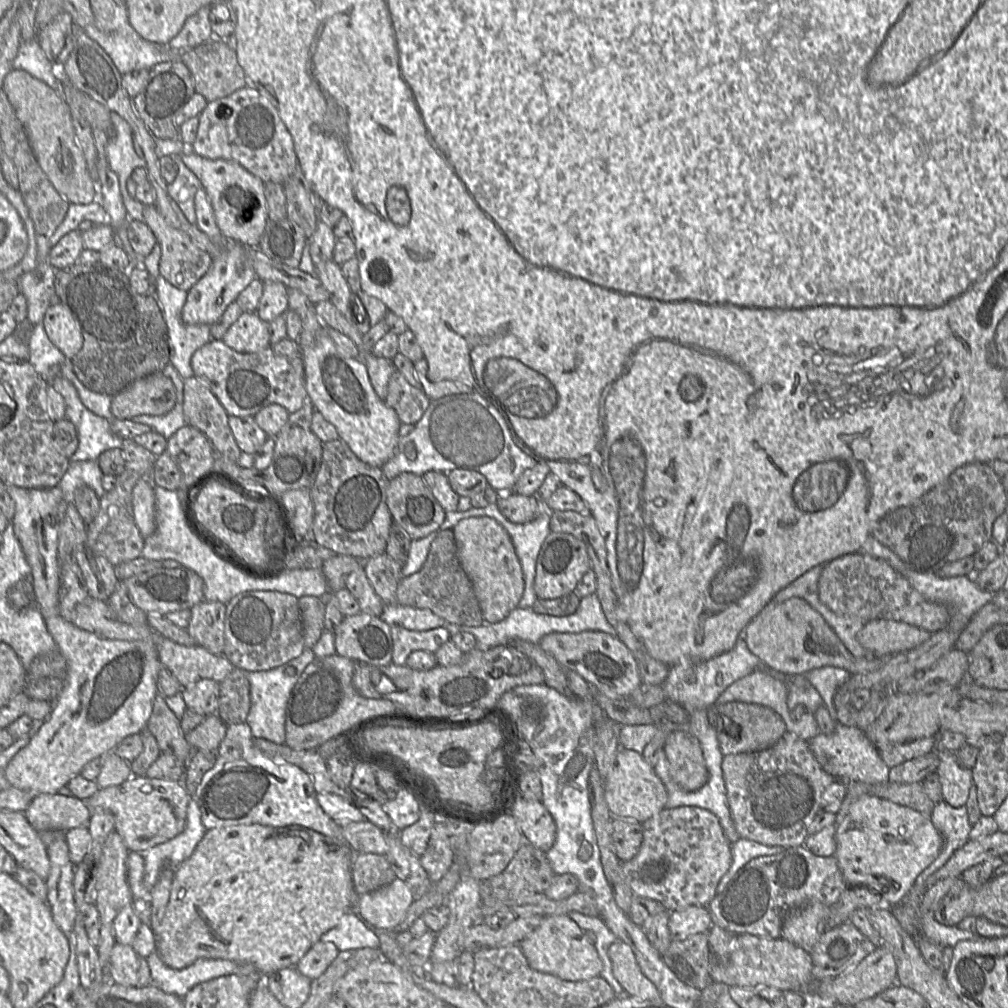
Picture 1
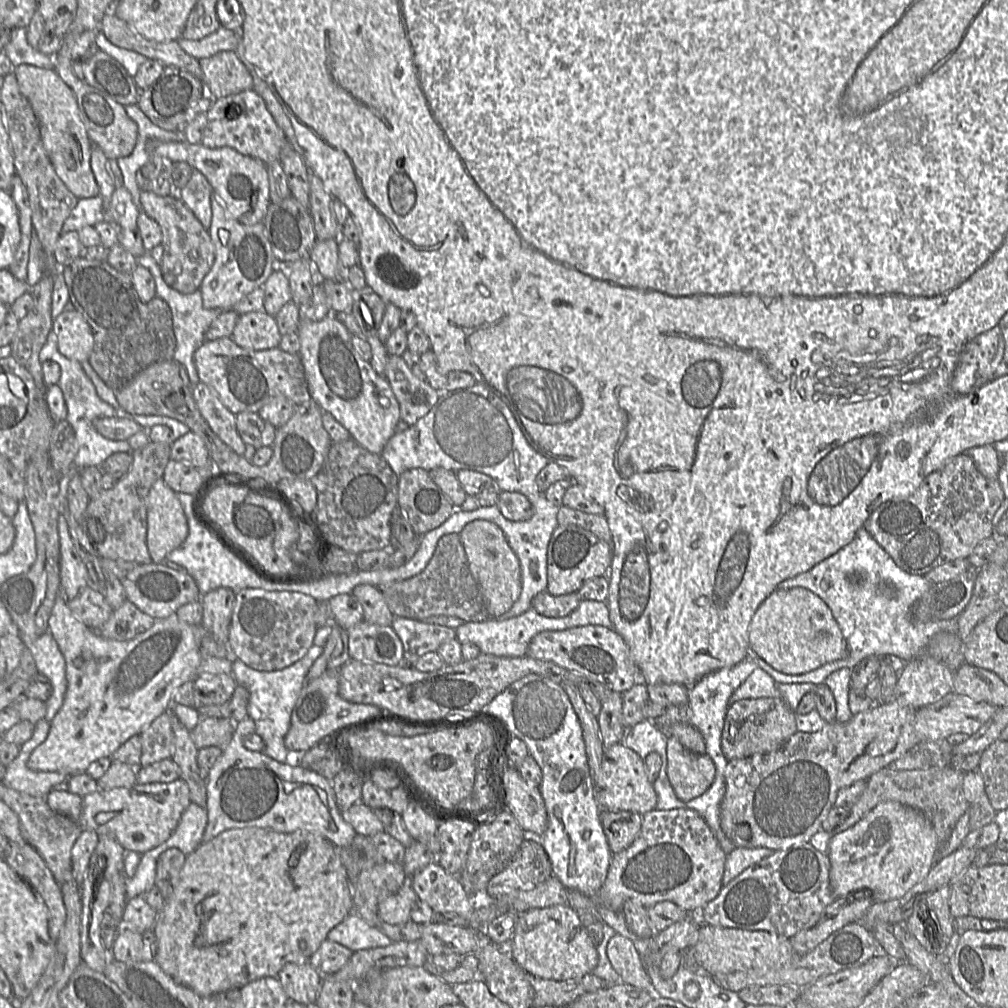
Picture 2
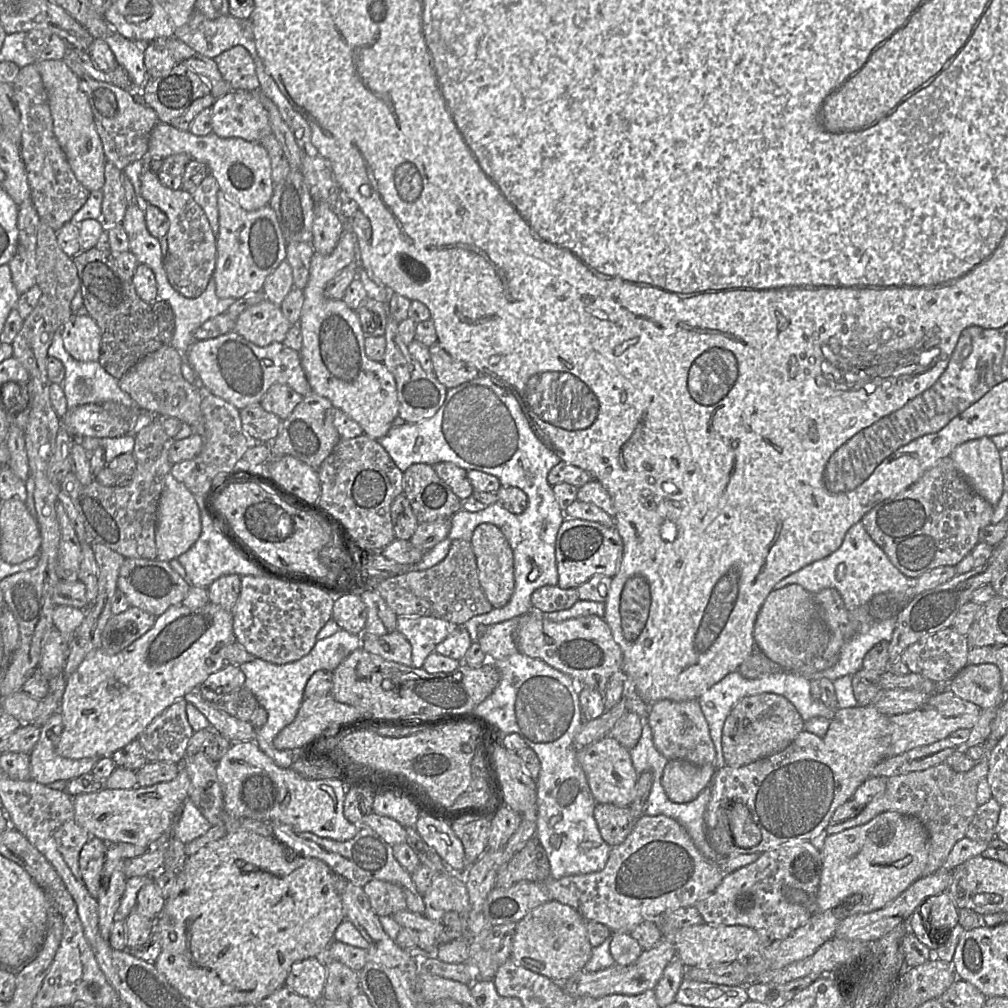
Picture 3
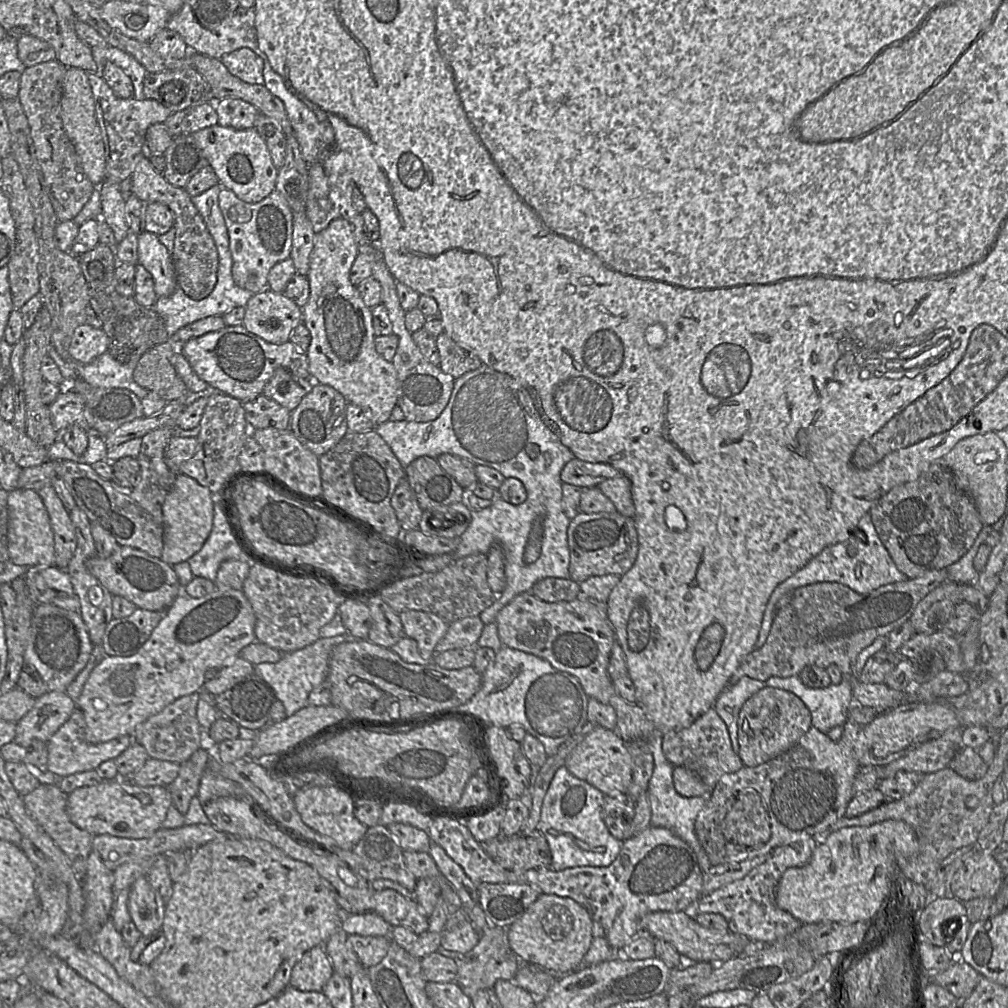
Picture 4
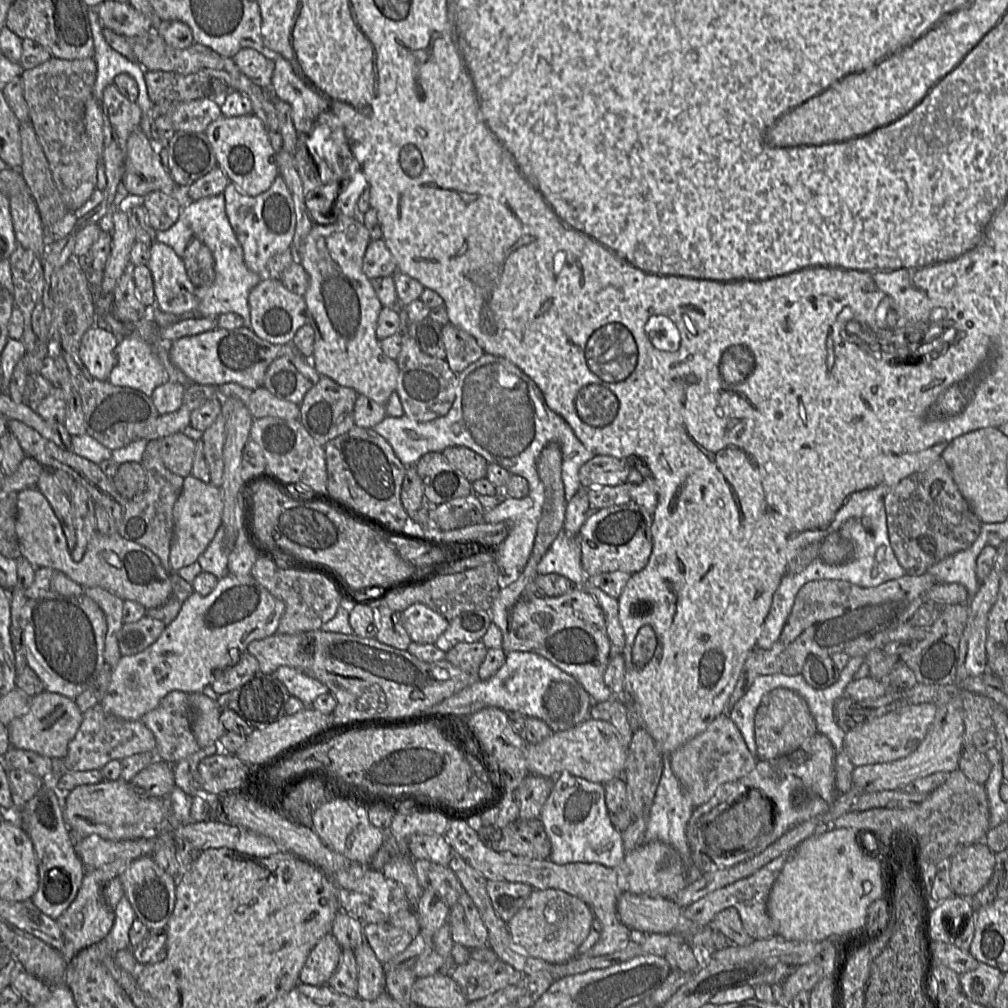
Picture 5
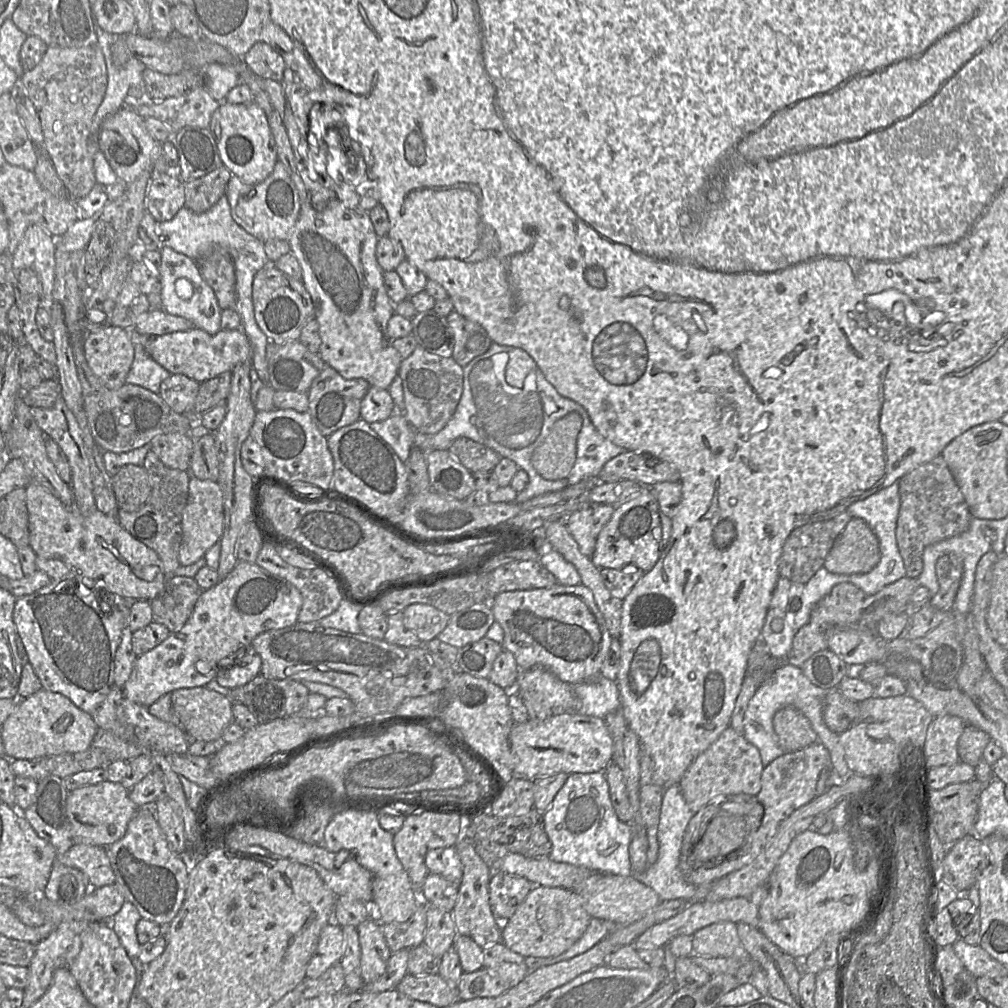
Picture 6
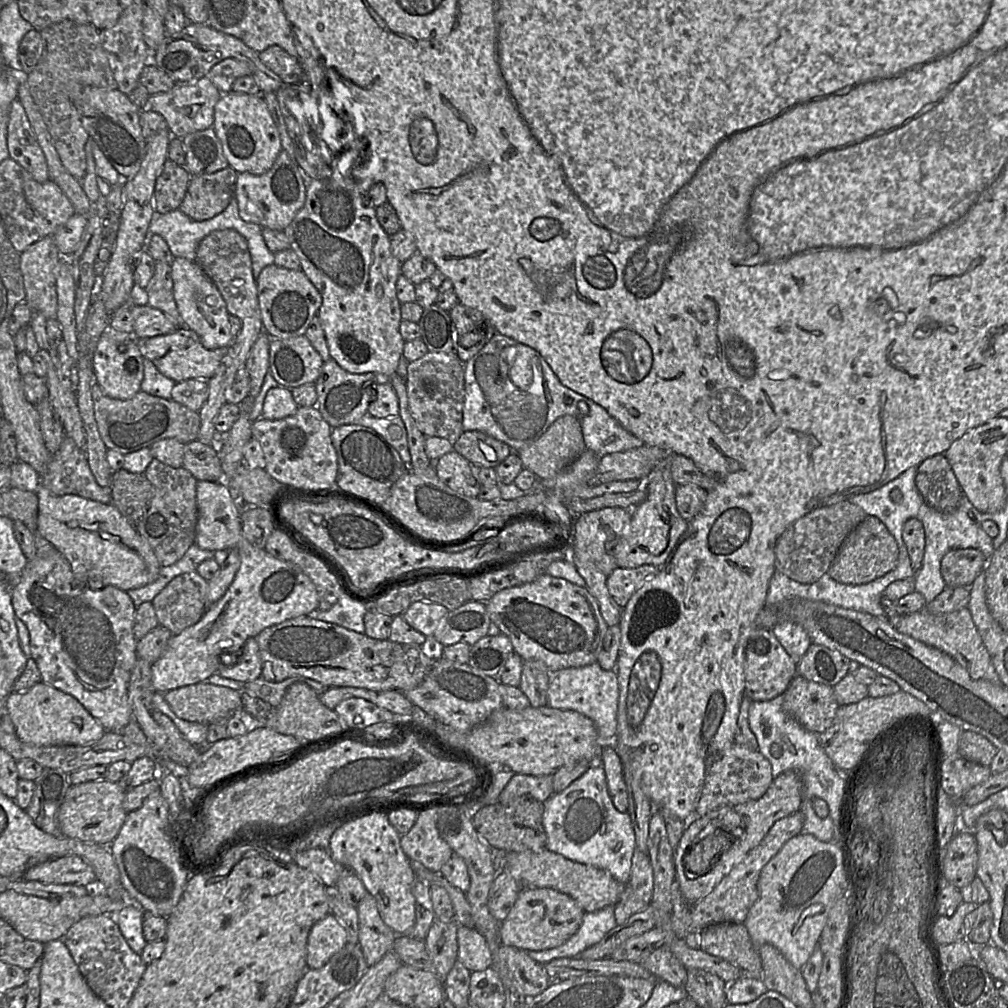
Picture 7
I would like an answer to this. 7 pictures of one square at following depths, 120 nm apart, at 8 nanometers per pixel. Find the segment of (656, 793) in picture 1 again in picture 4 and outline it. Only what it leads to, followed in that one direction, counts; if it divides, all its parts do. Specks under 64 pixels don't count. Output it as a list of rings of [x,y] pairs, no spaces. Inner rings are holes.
[[[595,726],[571,751],[565,767],[575,777],[586,781],[604,795],[627,793],[632,781],[632,758],[627,744],[615,730]]]

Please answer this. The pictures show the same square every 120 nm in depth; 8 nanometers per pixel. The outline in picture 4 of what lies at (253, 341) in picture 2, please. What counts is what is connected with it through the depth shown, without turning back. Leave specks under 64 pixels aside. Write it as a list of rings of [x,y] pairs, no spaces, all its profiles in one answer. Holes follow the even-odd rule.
[[[266,288],[251,296],[242,325],[268,343],[289,340],[292,330],[303,323],[303,311],[284,293]]]

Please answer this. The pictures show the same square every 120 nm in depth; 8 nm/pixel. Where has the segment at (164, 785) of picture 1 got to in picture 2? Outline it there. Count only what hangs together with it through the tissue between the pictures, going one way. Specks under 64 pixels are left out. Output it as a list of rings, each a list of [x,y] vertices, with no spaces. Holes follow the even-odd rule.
[[[181,778],[169,783],[134,784],[109,790],[97,789],[83,798],[78,823],[98,835],[111,835],[126,851],[143,855],[165,842],[175,831],[191,803],[189,788]]]

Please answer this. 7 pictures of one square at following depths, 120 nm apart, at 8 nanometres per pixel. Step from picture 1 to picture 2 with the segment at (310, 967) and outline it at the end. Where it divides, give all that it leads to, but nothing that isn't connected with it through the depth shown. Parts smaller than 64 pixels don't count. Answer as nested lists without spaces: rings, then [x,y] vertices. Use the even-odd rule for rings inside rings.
[[[326,939],[309,958],[308,963],[323,976],[327,976],[340,970],[352,954],[353,951],[347,947]]]

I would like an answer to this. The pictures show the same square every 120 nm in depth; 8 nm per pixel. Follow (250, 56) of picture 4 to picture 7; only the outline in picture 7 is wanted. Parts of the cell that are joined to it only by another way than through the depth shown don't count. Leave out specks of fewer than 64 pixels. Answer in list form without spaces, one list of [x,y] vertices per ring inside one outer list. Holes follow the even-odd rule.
[[[272,45],[259,52],[259,58],[283,82],[291,85],[302,83],[305,78],[304,70],[297,58],[288,54],[278,45]]]

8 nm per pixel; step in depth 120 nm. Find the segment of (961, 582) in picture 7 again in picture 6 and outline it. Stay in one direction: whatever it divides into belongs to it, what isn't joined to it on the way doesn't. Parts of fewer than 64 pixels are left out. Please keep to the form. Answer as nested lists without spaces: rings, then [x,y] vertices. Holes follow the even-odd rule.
[[[956,554],[940,557],[936,563],[939,591],[928,603],[942,611],[952,610],[963,575],[963,561]]]

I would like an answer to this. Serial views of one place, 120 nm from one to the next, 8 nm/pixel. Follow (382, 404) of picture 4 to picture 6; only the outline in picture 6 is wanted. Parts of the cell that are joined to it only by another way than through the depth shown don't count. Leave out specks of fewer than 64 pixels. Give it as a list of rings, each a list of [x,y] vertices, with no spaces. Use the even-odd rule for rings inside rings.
[[[308,195],[308,199],[301,205],[300,214],[297,218],[295,226],[289,237],[289,243],[291,247],[291,253],[298,260],[302,269],[302,282],[305,289],[308,291],[313,307],[314,315],[319,326],[319,335],[321,338],[321,345],[319,350],[319,356],[327,366],[330,366],[336,370],[345,379],[364,379],[370,386],[380,389],[388,389],[393,380],[396,378],[399,372],[399,367],[402,362],[398,351],[393,347],[392,341],[387,334],[387,325],[391,316],[395,313],[394,304],[389,299],[385,286],[384,286],[384,271],[380,267],[376,259],[376,245],[378,242],[378,236],[375,232],[374,226],[371,222],[369,212],[362,210],[360,207],[348,208],[337,199],[329,198],[329,195],[323,195],[324,207],[317,209],[311,202],[311,195]]]

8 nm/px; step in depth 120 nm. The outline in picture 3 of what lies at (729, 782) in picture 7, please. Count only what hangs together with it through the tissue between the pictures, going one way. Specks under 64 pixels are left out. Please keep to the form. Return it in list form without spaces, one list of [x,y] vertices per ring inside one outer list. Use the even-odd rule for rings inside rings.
[[[698,700],[657,701],[651,704],[647,722],[652,729],[656,749],[667,760],[684,760],[699,766],[714,765],[716,750]]]

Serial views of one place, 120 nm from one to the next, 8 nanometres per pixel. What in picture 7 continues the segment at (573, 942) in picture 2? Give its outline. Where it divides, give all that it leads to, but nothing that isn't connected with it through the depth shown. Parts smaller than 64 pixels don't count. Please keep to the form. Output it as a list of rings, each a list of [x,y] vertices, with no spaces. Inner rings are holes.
[[[523,887],[507,917],[500,924],[500,943],[523,951],[558,947],[581,926],[585,911],[569,895],[553,888]]]

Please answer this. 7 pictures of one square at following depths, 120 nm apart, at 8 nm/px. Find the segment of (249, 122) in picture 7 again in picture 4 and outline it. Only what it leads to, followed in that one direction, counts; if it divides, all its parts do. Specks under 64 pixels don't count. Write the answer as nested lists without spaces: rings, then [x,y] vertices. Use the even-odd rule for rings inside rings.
[[[215,124],[189,135],[201,148],[219,184],[231,190],[240,200],[257,203],[275,190],[278,169],[274,166],[268,147],[255,127],[235,130]]]

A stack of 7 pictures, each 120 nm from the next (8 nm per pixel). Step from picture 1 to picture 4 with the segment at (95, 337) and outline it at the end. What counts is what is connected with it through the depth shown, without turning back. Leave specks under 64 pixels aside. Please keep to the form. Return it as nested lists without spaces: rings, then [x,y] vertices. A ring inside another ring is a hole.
[[[98,243],[92,250],[77,256],[88,286],[89,304],[96,317],[102,322],[102,330],[108,336],[109,353],[119,363],[128,363],[133,355],[141,356],[154,346],[169,341],[162,316],[154,307],[144,307],[134,297],[125,297],[116,290],[115,269],[118,261],[114,249]]]

